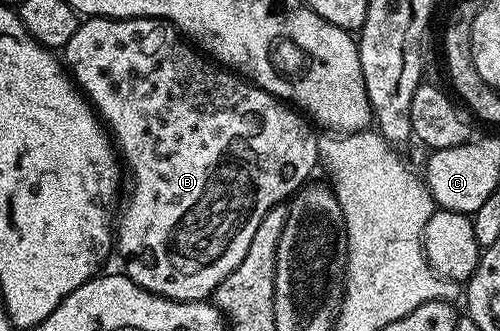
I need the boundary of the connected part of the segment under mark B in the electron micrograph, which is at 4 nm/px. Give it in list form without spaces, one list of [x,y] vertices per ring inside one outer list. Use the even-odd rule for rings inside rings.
[[[87,17],[76,28],[72,40],[68,40],[64,48],[65,69],[109,130],[121,161],[128,171],[129,181],[130,178],[134,181],[130,186],[130,195],[122,206],[122,215],[119,218],[117,215],[116,218],[116,254],[122,257],[121,269],[127,278],[140,284],[140,288],[177,302],[200,302],[209,299],[214,289],[240,264],[240,260],[244,260],[252,244],[252,236],[256,236],[256,228],[260,228],[264,216],[273,206],[285,203],[307,185],[311,181],[310,173],[313,172],[314,165],[317,167],[320,162],[319,135],[315,127],[293,105],[283,102],[281,98],[275,98],[267,90],[262,90],[237,73],[215,64],[193,48],[195,49],[179,31],[160,18],[92,17]]]

